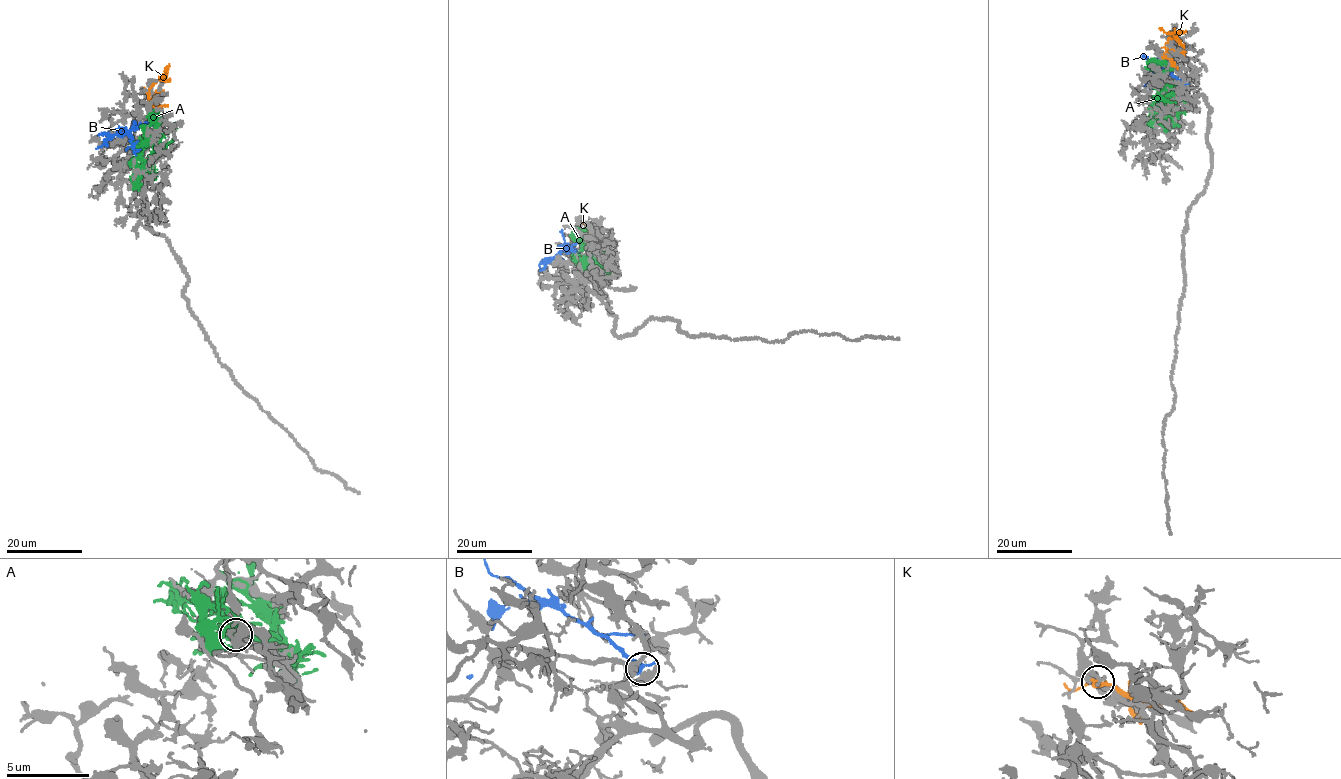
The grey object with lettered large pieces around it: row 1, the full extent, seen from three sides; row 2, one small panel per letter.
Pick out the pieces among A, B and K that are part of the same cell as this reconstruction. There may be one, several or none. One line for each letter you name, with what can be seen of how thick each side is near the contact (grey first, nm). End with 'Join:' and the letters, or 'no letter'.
Join: no letter

